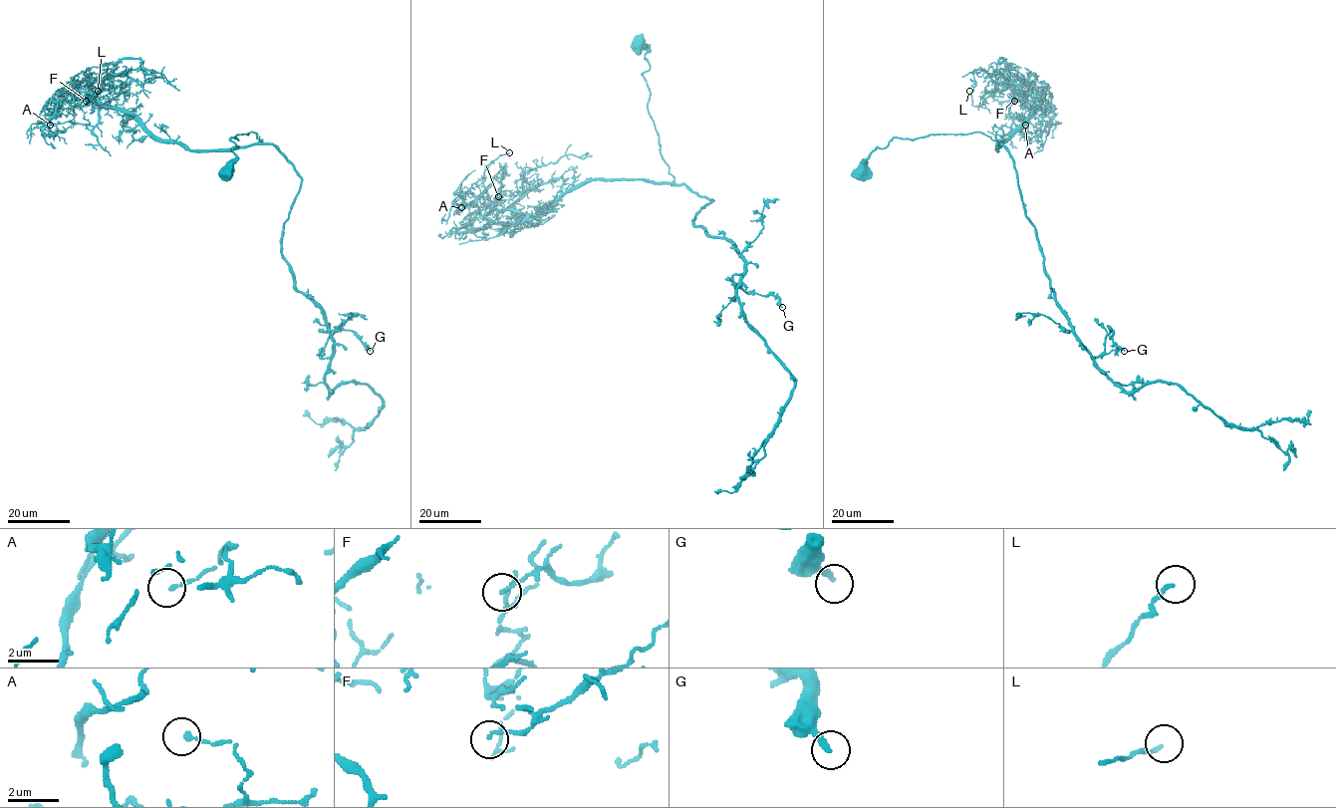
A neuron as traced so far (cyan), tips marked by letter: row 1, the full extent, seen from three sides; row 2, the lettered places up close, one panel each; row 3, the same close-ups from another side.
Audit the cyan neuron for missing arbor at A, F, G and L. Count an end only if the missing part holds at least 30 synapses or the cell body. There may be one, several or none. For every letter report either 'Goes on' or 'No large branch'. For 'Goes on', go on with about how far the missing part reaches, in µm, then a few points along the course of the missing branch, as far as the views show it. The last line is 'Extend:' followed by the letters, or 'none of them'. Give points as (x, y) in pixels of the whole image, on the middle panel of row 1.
A: No large branch
F: No large branch
G: No large branch
L: No large branch
Extend: none of them

